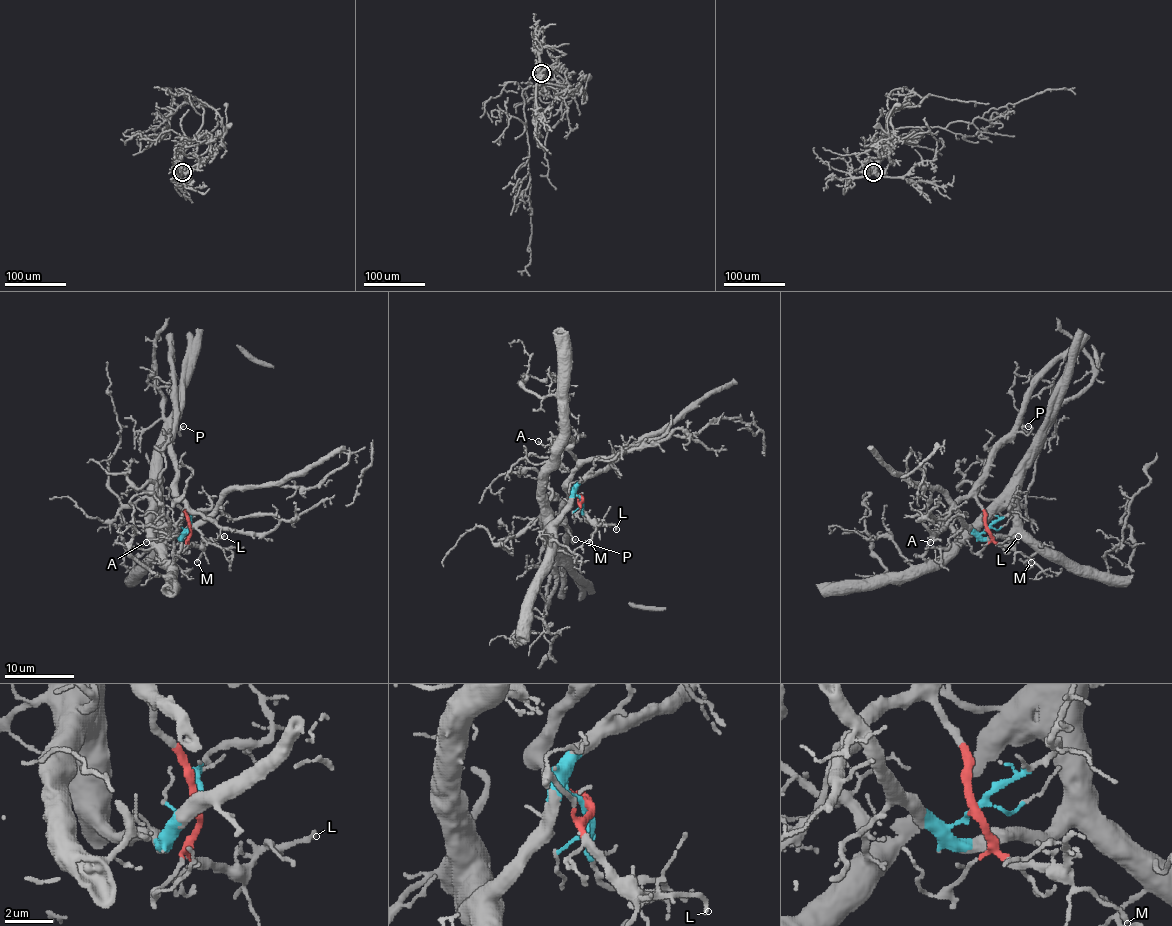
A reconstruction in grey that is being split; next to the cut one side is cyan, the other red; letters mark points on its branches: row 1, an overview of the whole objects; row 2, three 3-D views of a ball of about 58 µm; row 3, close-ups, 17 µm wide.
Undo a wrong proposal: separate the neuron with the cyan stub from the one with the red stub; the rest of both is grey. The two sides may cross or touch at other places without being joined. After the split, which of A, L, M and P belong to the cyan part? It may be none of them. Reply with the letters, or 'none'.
none

